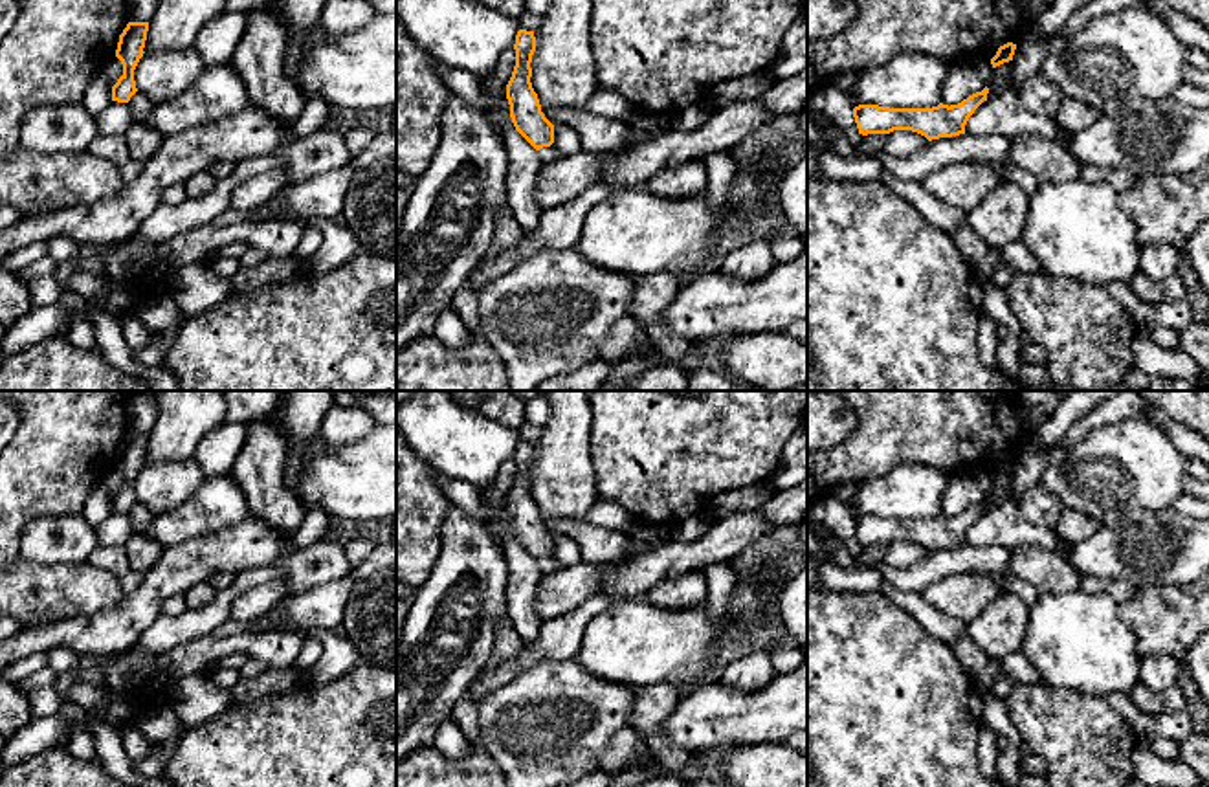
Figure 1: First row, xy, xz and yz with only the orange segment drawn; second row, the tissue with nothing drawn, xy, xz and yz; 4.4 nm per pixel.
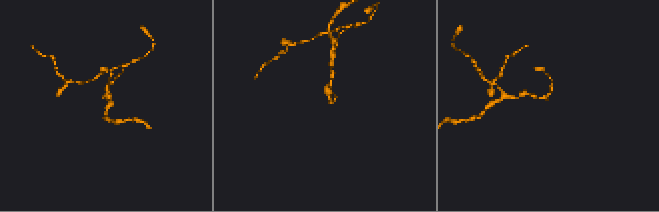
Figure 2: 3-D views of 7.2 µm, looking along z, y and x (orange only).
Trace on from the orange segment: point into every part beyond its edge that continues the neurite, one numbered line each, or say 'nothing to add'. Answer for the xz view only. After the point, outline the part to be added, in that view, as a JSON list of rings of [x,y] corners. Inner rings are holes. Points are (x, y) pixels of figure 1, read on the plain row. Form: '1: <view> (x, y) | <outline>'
1: xz (547, 565) | [[[550,556],[550,558],[543,558],[538,561],[539,571],[545,574],[552,574],[558,569],[561,569],[561,565]]]

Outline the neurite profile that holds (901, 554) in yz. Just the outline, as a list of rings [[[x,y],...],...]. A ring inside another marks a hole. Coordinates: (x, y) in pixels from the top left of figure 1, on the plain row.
[[[893,541],[888,545],[884,561],[893,569],[908,569],[919,560],[923,560],[928,550],[912,541]]]

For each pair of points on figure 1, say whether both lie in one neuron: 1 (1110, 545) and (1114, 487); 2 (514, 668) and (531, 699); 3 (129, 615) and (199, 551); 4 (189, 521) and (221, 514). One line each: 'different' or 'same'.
1: different
2: different
3: same
4: same

